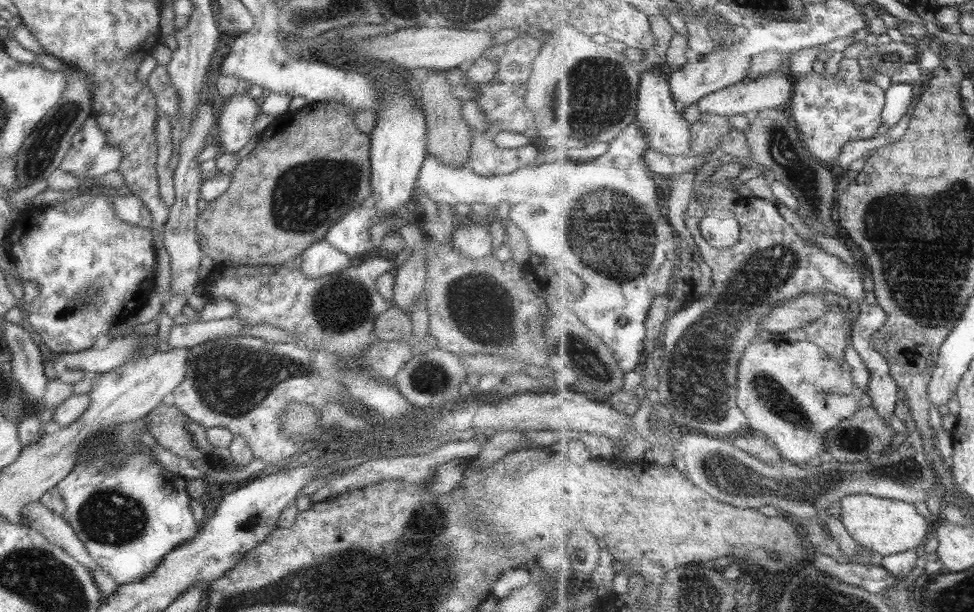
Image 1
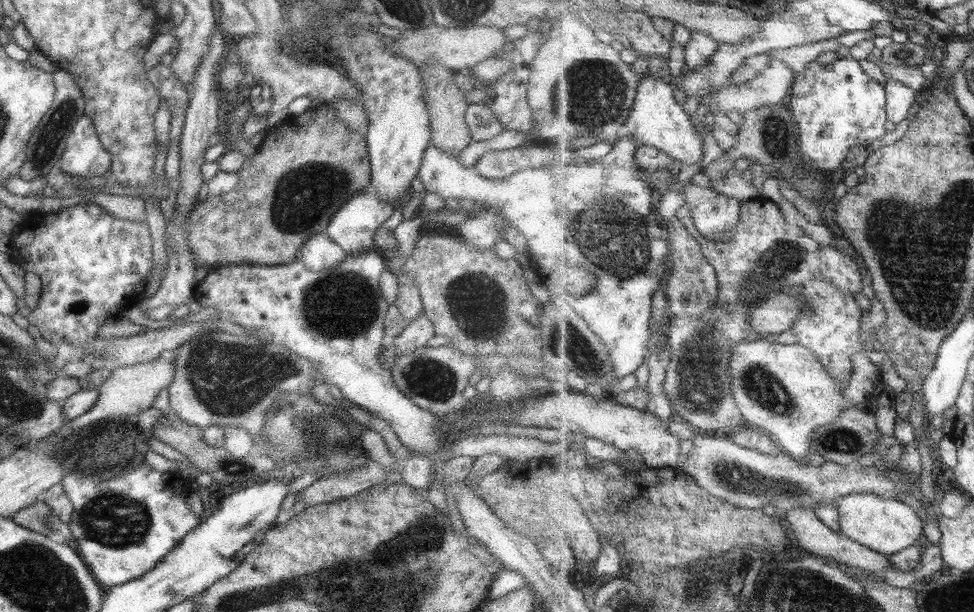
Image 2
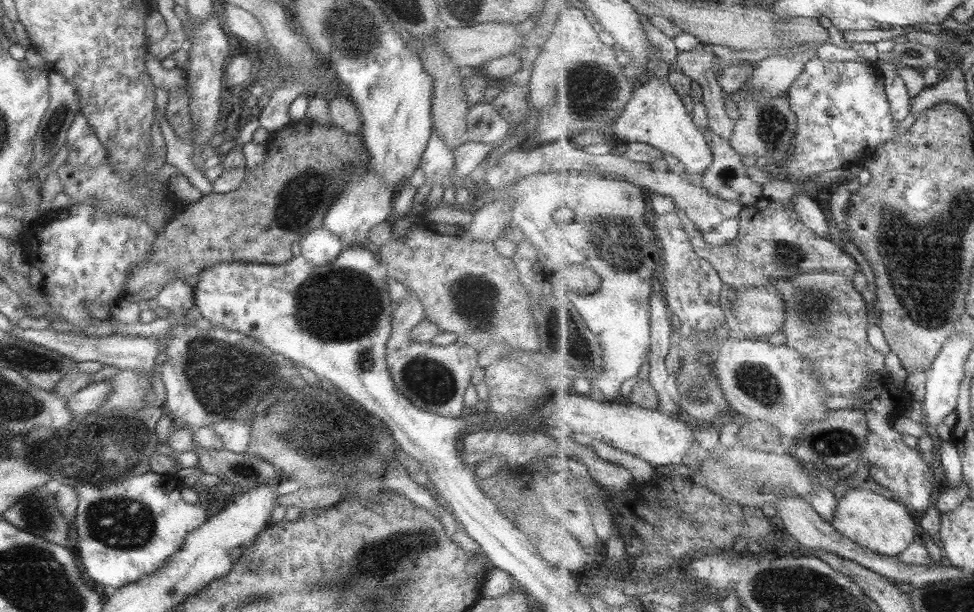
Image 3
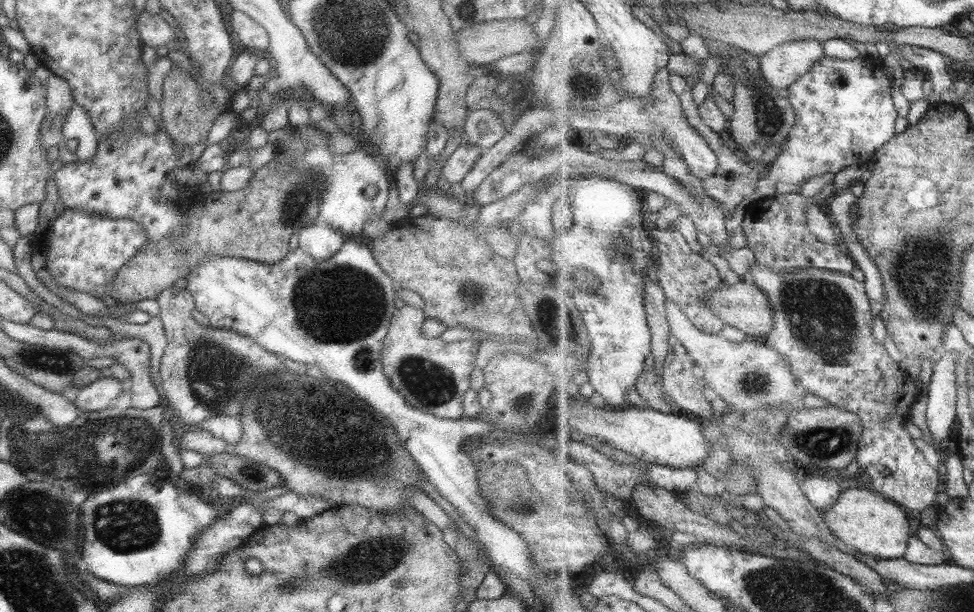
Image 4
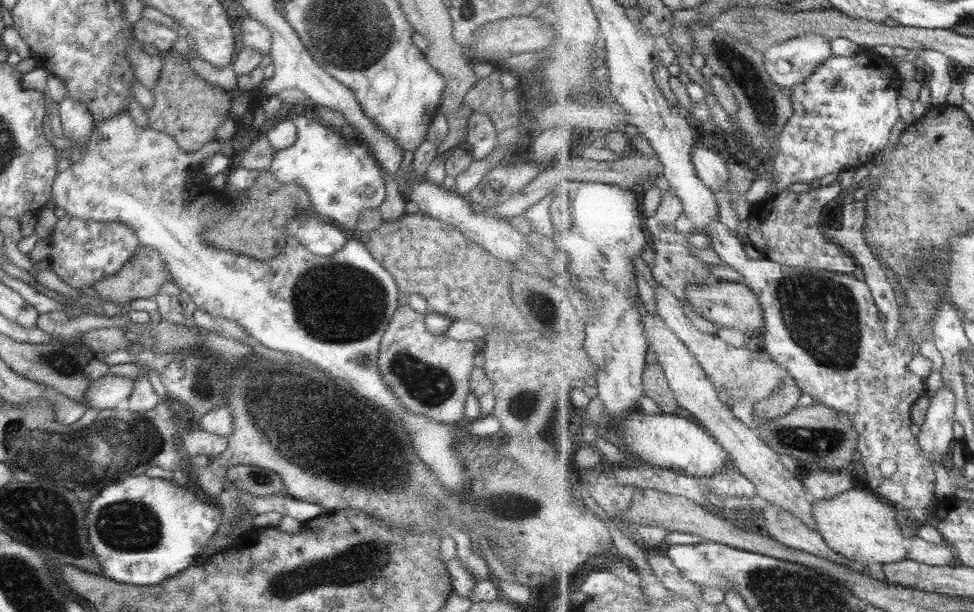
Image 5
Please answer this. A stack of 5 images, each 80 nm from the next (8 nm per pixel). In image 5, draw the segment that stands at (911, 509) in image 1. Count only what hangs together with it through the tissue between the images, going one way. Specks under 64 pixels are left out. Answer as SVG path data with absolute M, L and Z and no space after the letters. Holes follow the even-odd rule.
M863 484L836 496L835 498L824 498L812 503L814 517L818 524L818 531L823 535L827 544L836 553L842 554L861 565L871 564L891 564L905 560L909 556L910 541L902 529L902 524L898 519L896 507L884 501L881 496L865 487Z

